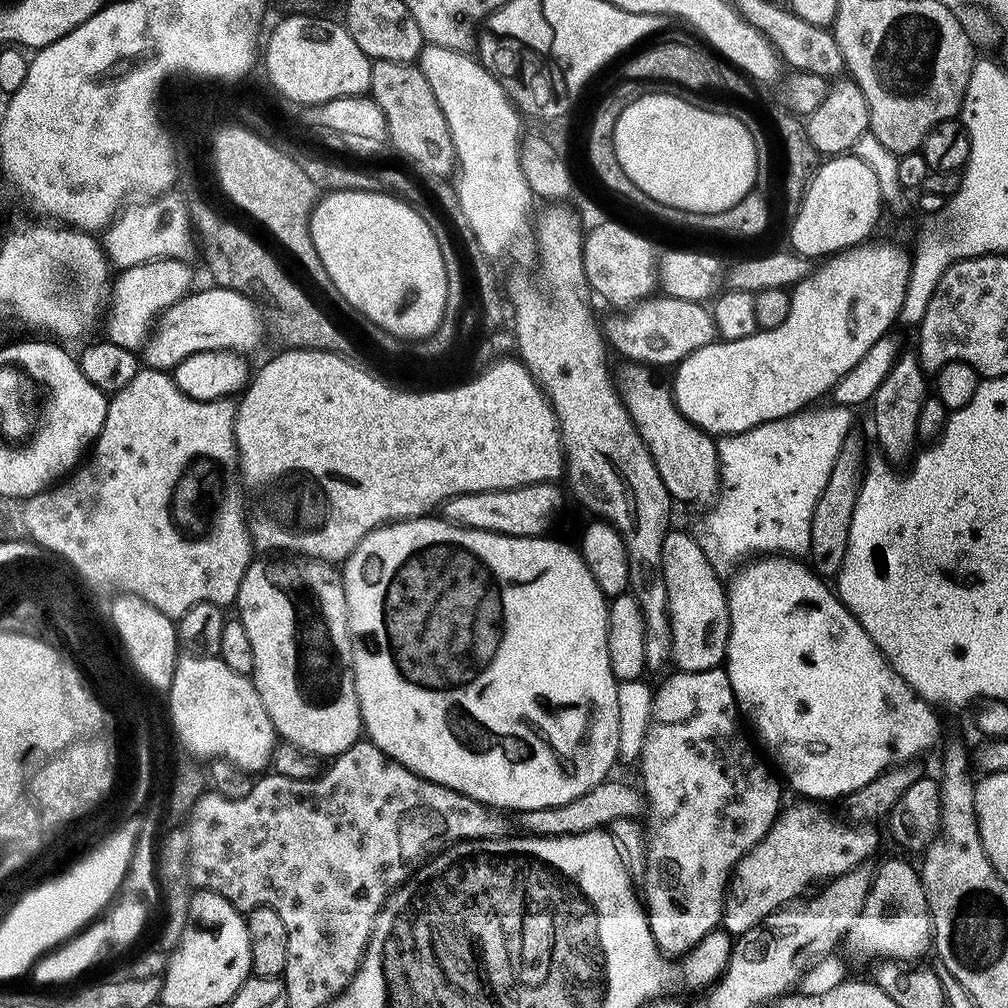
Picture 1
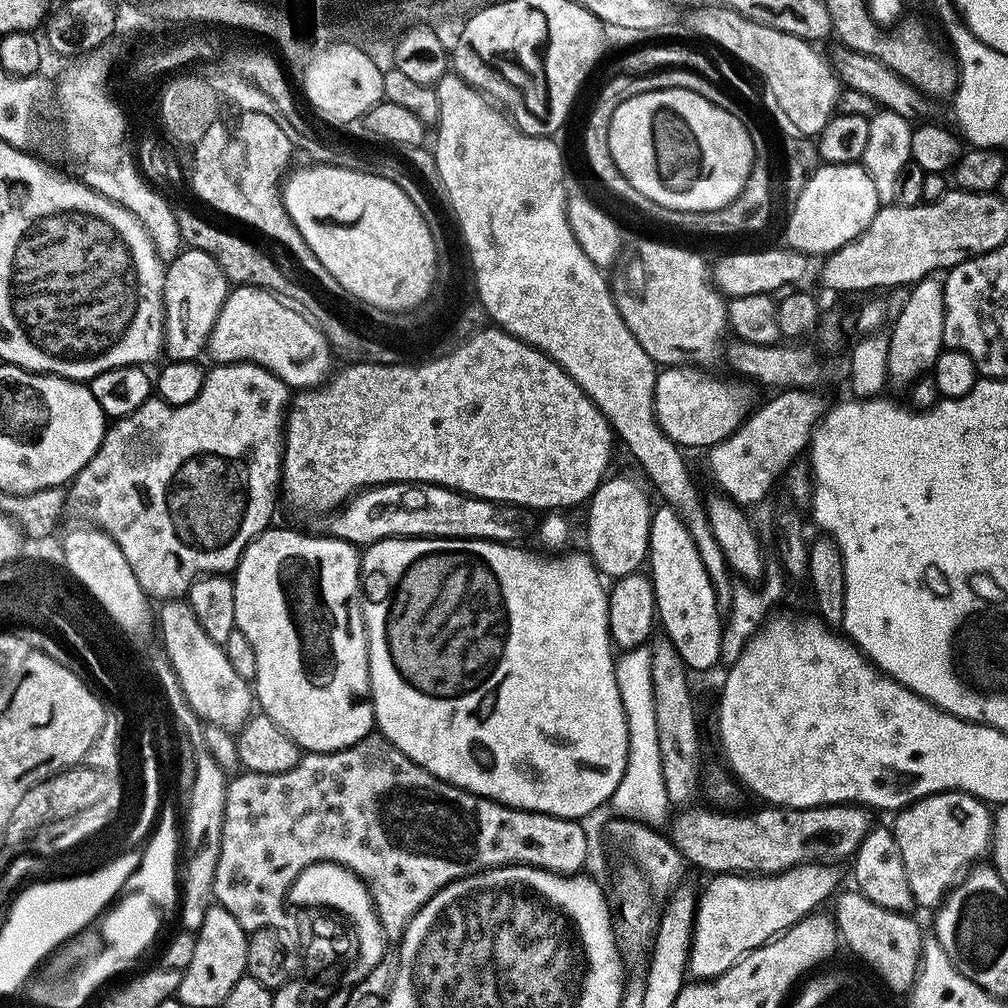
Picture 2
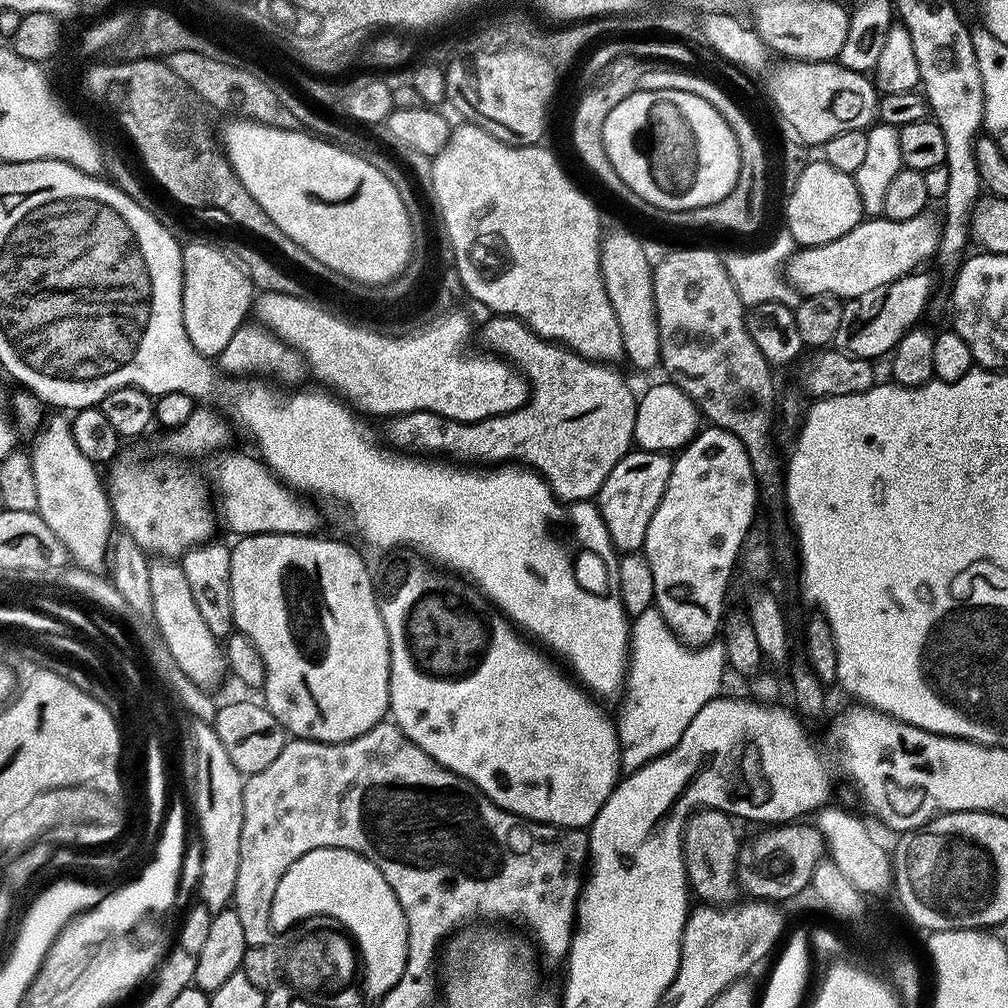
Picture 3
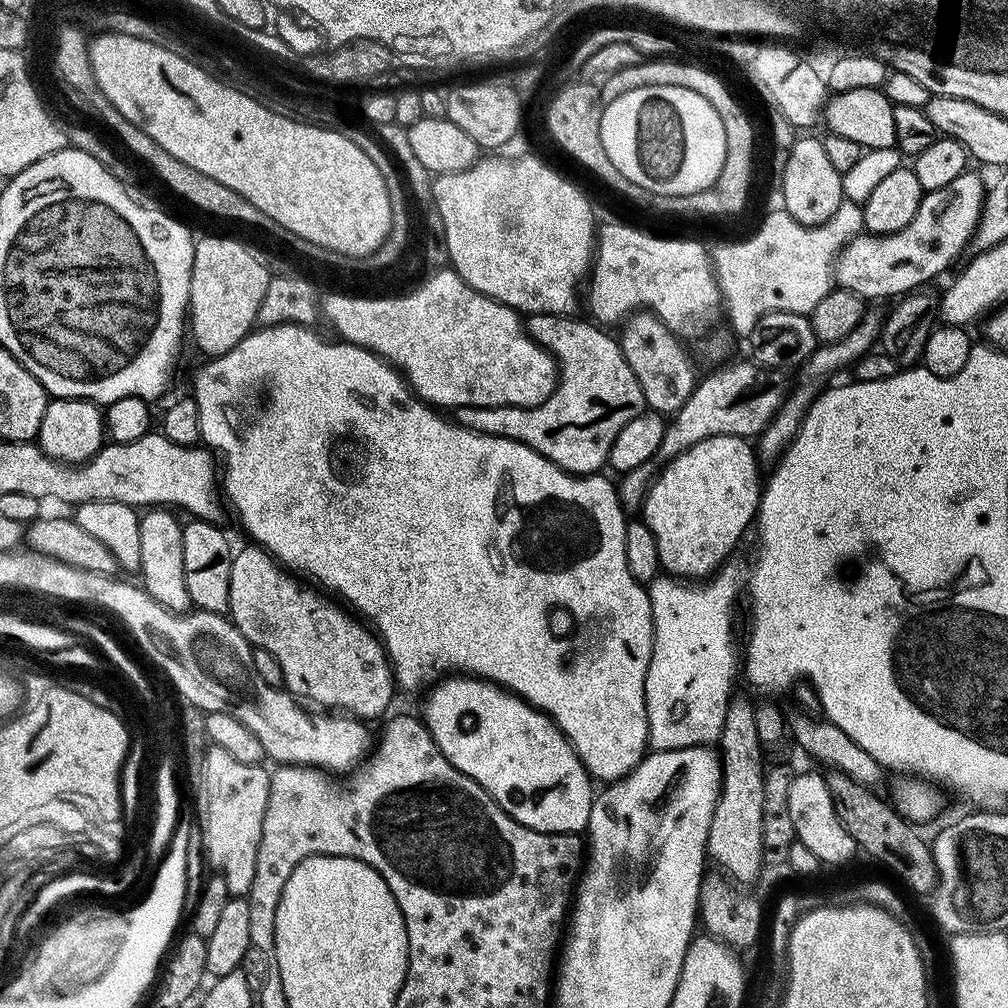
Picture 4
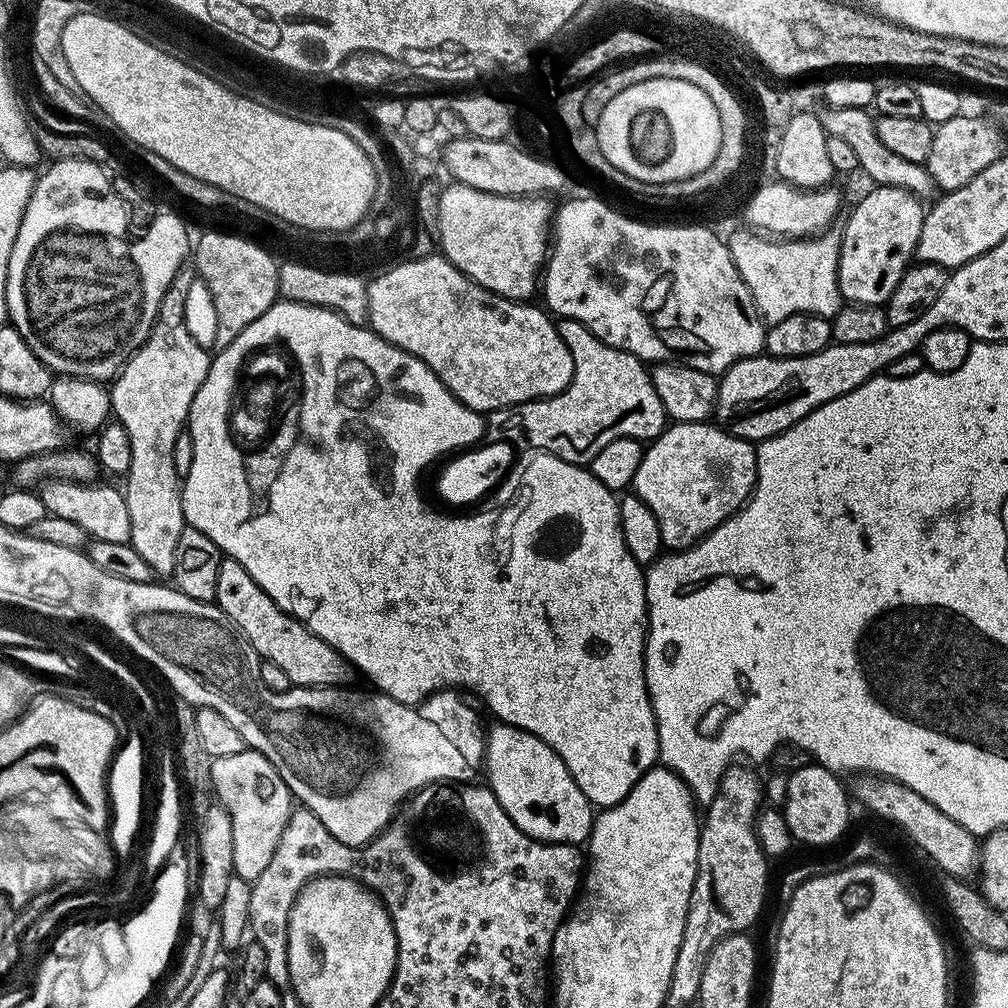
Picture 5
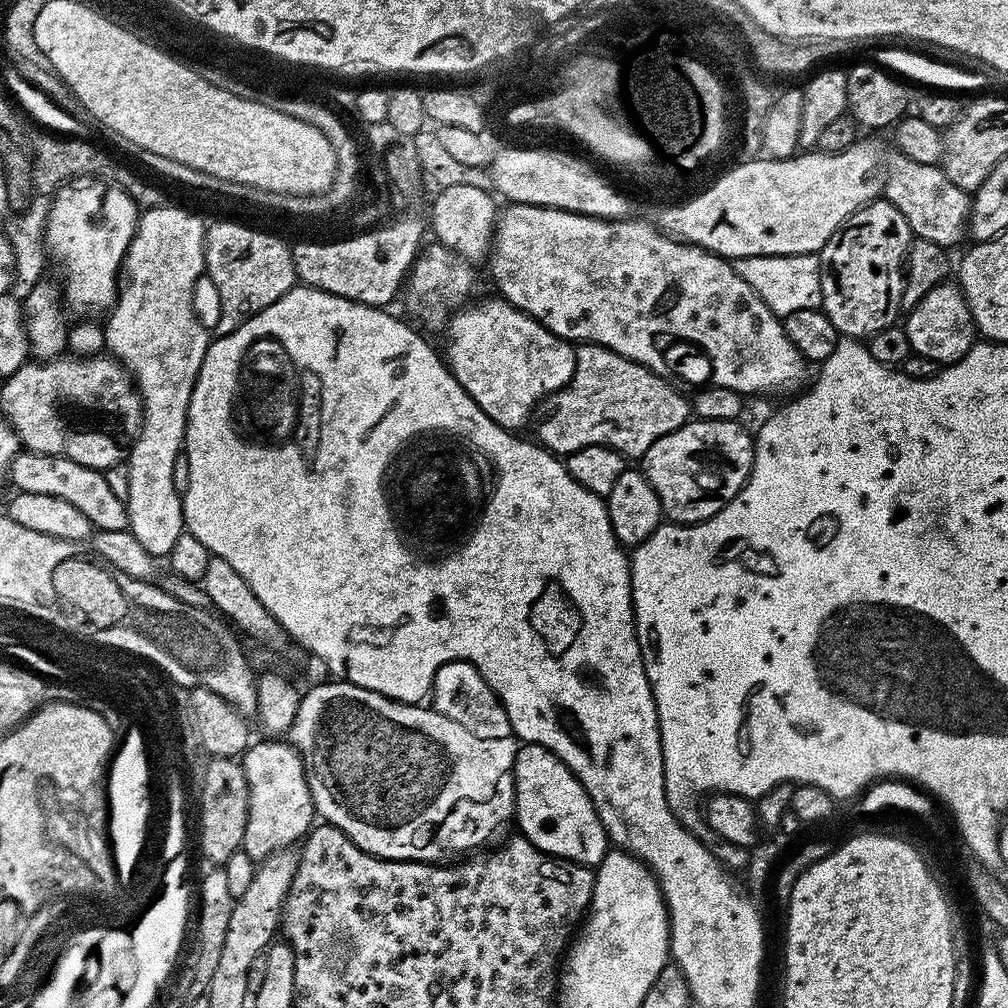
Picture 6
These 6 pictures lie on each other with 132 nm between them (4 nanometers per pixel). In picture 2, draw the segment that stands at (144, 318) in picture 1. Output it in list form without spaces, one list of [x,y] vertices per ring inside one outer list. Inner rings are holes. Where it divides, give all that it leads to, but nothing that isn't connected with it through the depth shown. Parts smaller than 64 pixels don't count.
[[[185,247],[176,256],[173,264],[167,265],[164,273],[164,334],[167,343],[172,344],[172,356],[177,360],[196,360],[200,347],[213,335],[220,319],[220,308],[230,291],[230,281],[216,264],[216,259],[197,248]]]

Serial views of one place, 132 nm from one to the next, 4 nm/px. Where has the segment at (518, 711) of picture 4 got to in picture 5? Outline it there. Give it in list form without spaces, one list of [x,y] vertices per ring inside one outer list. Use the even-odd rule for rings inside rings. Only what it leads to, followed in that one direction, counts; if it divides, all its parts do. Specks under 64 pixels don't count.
[[[493,723],[486,732],[482,763],[488,771],[487,787],[498,798],[506,814],[531,836],[549,844],[580,846],[592,835],[593,805],[578,790],[570,770],[542,738],[509,724]]]

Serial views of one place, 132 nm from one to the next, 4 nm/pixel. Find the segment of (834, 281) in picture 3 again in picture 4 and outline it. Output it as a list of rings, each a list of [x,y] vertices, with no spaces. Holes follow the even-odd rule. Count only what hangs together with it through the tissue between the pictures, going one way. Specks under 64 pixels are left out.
[[[965,170],[944,189],[925,192],[918,214],[902,230],[885,236],[859,234],[851,238],[836,257],[835,283],[868,302],[883,296],[900,298],[919,289],[919,284],[942,275],[960,255],[965,255],[979,226],[985,193],[986,184],[972,170]]]

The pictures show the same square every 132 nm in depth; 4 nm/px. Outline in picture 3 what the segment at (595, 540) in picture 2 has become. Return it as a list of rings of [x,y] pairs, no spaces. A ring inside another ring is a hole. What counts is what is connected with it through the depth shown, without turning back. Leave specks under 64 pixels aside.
[[[629,450],[620,459],[618,466],[610,470],[606,482],[602,482],[594,503],[606,522],[606,530],[617,553],[638,552],[643,549],[646,530],[650,530],[650,518],[654,510],[658,510],[658,502],[662,502],[666,486],[670,482],[672,462],[673,457],[666,452]]]

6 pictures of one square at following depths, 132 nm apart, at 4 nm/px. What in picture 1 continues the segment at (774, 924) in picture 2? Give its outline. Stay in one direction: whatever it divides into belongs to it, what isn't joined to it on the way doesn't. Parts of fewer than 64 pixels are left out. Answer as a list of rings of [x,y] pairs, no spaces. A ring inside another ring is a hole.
[[[800,802],[783,809],[770,826],[770,830],[761,840],[746,853],[735,868],[728,881],[728,891],[724,894],[723,931],[738,938],[743,932],[749,932],[754,926],[763,924],[764,919],[772,912],[791,905],[795,896],[800,896],[811,884],[835,880],[836,877],[854,870],[860,864],[869,863],[880,844],[880,836],[873,825],[868,822],[849,822],[839,820],[827,812],[827,807],[816,802]]]

